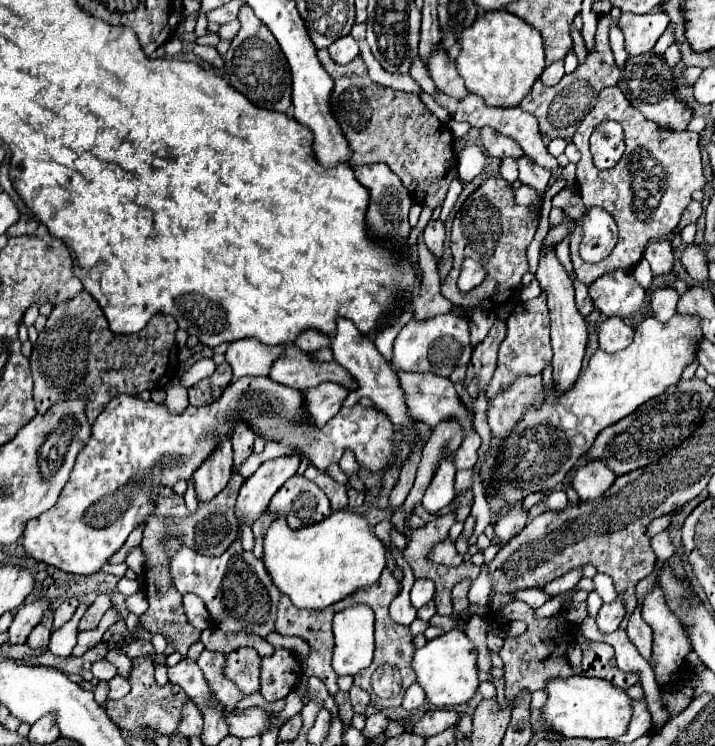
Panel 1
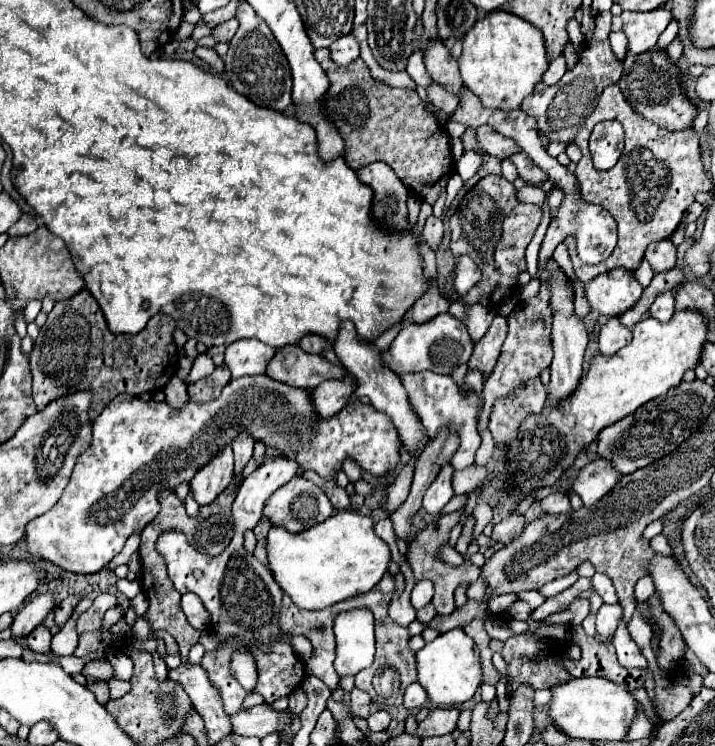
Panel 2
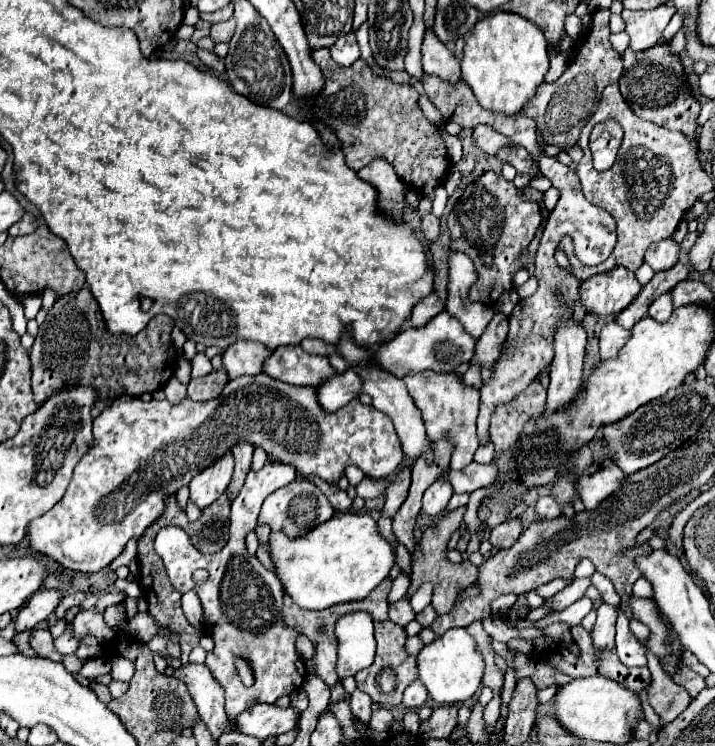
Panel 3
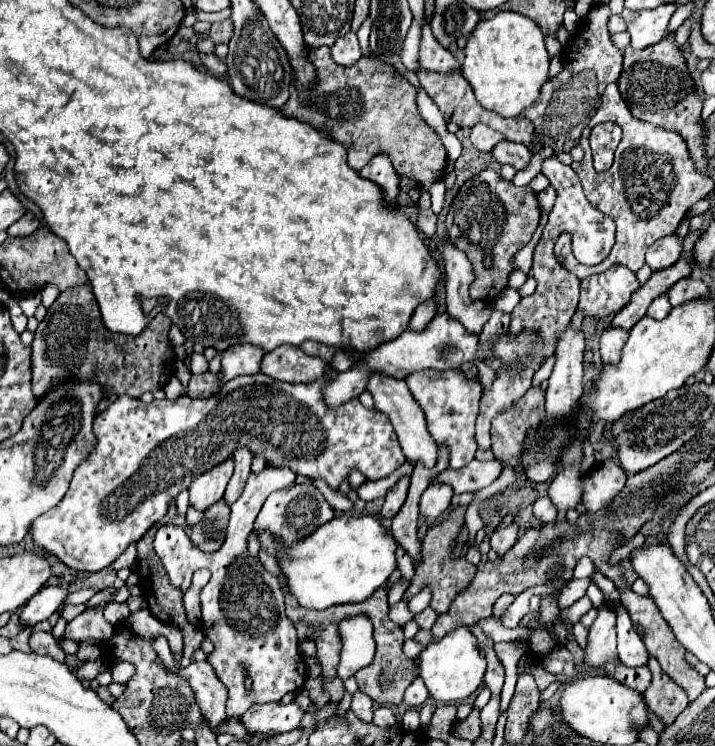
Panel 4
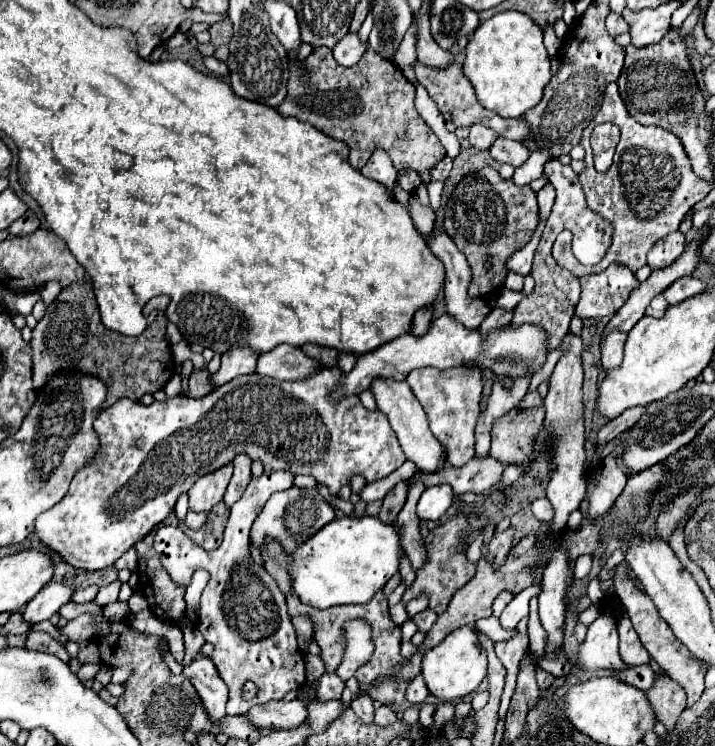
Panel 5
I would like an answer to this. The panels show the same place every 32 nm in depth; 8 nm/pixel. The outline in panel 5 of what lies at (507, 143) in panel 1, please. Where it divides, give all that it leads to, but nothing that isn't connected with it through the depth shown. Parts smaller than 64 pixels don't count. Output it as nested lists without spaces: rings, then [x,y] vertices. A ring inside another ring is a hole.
[[[474,124],[470,128],[470,144],[478,150],[490,150],[490,146],[494,144],[496,138],[498,138],[498,134],[484,124]]]

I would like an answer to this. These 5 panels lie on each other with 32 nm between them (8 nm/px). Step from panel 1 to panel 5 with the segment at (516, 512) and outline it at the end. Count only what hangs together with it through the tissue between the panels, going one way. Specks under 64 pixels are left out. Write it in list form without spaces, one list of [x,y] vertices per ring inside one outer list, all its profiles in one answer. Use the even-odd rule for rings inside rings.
[[[508,528],[508,530],[504,530],[504,532],[496,532],[496,534],[492,536],[492,540],[490,540],[488,546],[490,546],[490,552],[496,552],[496,556],[494,556],[496,568],[504,562],[504,558],[506,558],[506,554],[510,552],[512,544],[514,544],[514,528]]]

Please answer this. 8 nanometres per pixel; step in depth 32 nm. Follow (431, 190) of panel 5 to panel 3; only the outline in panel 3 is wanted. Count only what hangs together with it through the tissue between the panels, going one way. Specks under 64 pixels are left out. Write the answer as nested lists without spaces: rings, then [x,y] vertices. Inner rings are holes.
[[[443,184],[434,189],[434,200],[432,201],[432,213],[438,218],[443,214],[448,199],[447,191]]]

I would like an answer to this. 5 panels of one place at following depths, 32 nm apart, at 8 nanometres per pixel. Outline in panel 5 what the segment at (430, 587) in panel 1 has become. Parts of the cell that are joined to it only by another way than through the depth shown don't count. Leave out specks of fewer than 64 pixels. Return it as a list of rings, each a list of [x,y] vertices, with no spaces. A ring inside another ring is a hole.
[[[420,594],[420,596],[418,596],[418,598],[414,598],[406,608],[408,608],[410,618],[414,618],[418,612],[422,612],[422,610],[426,610],[426,608],[428,608],[428,596],[426,596],[426,594]]]

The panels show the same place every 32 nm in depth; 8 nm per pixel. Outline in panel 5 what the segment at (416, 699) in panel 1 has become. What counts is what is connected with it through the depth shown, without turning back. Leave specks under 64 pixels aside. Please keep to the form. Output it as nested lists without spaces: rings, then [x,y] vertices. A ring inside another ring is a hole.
[[[416,676],[410,686],[406,688],[406,702],[410,706],[420,706],[424,700],[428,698],[428,688],[424,684],[424,678],[422,676]]]

